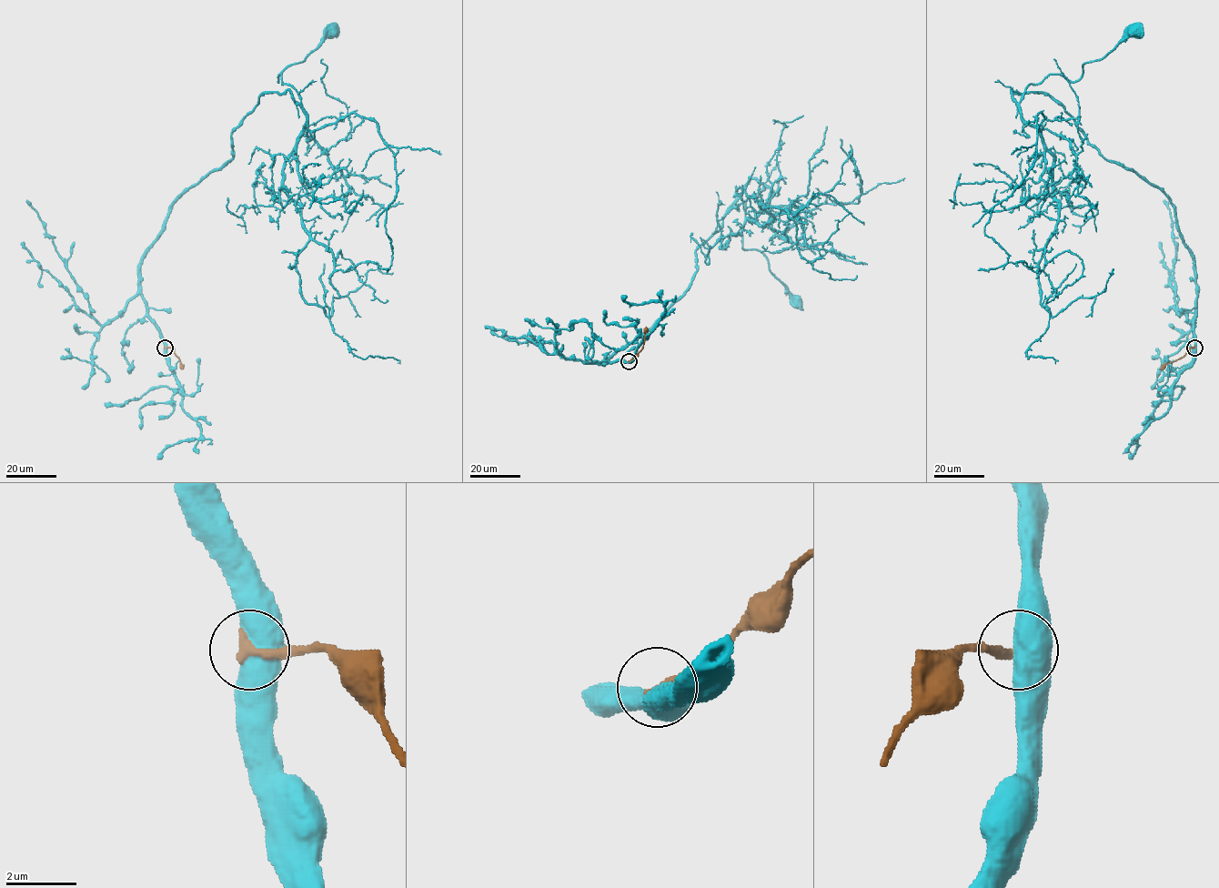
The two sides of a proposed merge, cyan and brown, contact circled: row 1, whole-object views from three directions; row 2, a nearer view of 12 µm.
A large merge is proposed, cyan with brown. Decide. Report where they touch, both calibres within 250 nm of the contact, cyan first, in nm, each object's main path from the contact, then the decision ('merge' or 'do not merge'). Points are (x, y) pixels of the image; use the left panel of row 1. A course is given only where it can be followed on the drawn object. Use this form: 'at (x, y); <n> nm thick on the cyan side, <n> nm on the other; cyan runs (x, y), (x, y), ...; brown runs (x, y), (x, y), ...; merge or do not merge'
at (165, 348); 850 nm thick on the cyan side, 280 nm on the other; cyan runs (165, 348), (145, 250), (263, 93), (299, 103), (278, 75), (332, 31); brown runs (165, 348), (170, 348), (178, 357), (182, 368); do not merge

